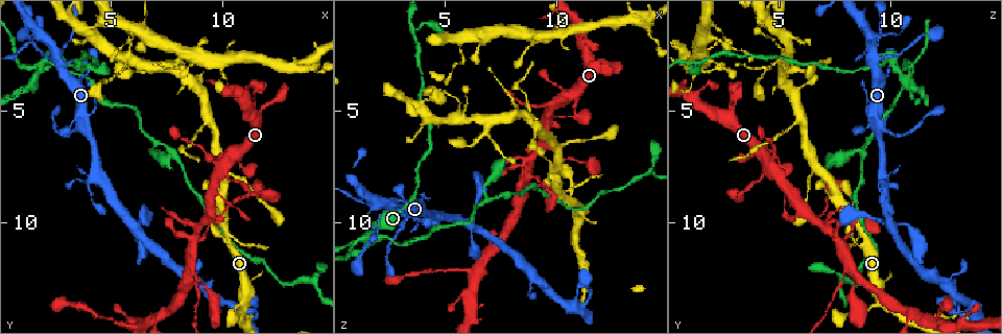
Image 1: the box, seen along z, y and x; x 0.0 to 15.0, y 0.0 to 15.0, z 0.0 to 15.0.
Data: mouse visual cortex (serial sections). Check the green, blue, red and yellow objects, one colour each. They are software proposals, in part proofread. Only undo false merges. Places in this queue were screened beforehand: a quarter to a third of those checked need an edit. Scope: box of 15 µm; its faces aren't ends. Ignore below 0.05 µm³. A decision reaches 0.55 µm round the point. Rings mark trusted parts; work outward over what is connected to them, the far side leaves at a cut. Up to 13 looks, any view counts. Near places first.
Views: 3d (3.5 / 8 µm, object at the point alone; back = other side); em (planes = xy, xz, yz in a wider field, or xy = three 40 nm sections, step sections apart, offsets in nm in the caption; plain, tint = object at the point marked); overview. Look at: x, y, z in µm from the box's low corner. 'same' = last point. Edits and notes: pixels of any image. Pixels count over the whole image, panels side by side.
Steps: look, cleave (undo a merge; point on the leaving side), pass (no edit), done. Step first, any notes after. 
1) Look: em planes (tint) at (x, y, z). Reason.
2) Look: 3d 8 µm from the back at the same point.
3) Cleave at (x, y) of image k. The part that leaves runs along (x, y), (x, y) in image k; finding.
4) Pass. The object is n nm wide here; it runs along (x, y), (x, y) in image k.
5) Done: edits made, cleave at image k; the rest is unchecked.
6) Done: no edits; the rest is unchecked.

Look: 3d 3.5 µm at (3.4, 5.9, 9.6). Calibre changes.

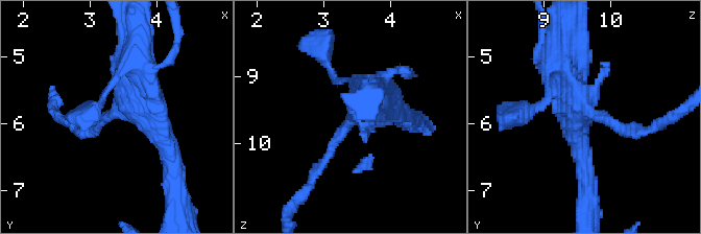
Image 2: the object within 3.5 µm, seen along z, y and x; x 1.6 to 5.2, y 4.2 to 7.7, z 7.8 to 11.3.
Look: em planes (tint) at (3.40, 5.85, 9.70).

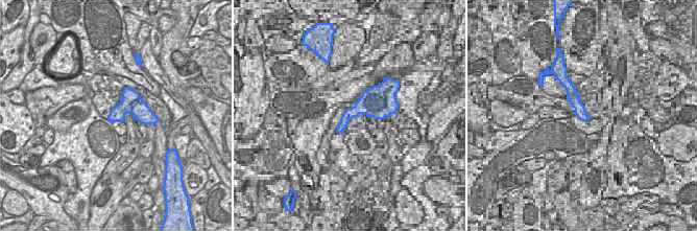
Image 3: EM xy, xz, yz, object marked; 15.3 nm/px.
Look: em xy step 5 (tint) at the same point.

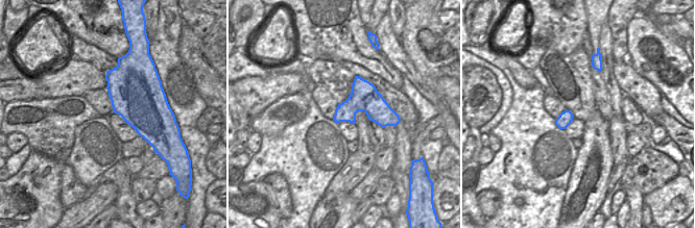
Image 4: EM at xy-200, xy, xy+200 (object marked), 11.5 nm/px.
Pass. The arms are 150, 400, 400 nm wide; it runs along (561, 67), (575, 102), (642, 132) in image 2; continuous, no second cell.

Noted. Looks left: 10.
Look: 3d 8 µm at (1.6, 3.4, 10.7). Four arms meet.

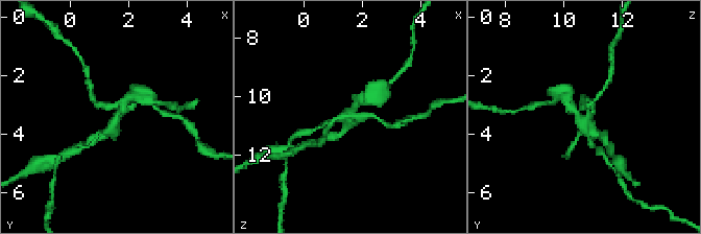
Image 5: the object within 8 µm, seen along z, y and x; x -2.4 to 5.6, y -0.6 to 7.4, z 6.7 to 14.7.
Look: 3d 3.5 µm at (1.6, 3.5, 10.7). Zoom in.

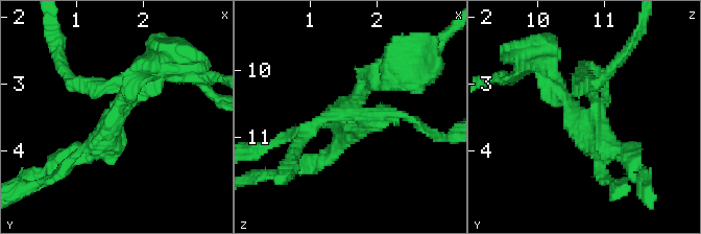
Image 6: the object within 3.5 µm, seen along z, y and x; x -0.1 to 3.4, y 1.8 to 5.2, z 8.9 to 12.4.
Look: em xy step 1 (tint) at (1.55, 3.50, 10.70). 4 arms meet here; the arms are 150, 250, 250, 250 nm wide.

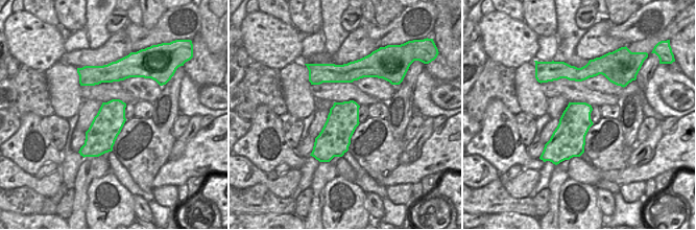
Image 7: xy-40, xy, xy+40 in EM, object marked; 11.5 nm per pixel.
Cleave at (360, 117) of image 6. The part that leaves runs along (351, 124), (405, 114), (428, 130) in image 6; a second cell is stuck on.

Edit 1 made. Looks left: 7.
Look: 3d 3.5 µm at (4.5, 7.9, 9.7). Calibre changes.

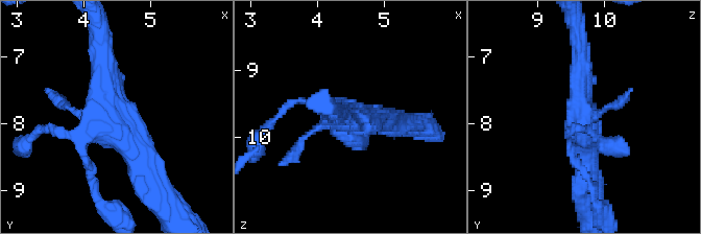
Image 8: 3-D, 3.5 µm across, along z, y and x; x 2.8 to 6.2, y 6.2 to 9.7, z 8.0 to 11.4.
Look: em xy step 2 (tint) at (4.40, 7.90, 9.70).

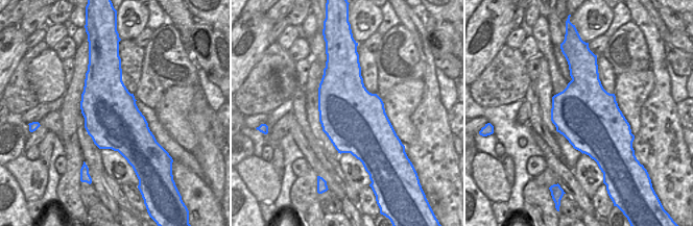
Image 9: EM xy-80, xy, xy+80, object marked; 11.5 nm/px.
Pass. It runs along (99, 49), (106, 113), (147, 178) in image 8; one cell here.

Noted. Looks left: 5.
Look: 3d 8 µm at (10.2, 7.7, 4.4). Four arms meet.

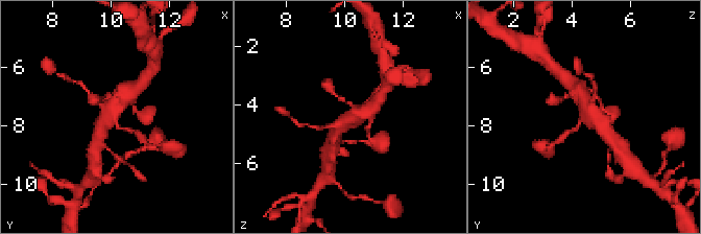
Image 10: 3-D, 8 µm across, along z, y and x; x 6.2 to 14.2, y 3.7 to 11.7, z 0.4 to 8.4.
Look: em xy step 2 (tint) at (10.1, 7.6, 4.4). 4 arms meet here; the arms are 150, 150, 450, 500 nm wide; shape alone is not enough.

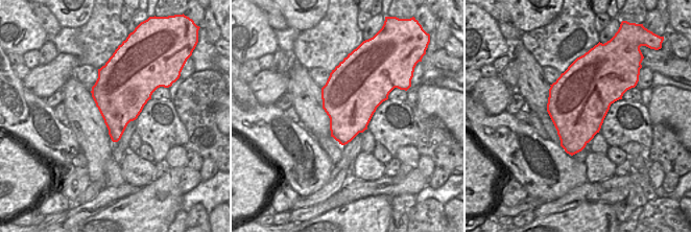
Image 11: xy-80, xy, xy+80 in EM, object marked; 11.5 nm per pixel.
Pass. The object is 650 nm wide here; it runs along (135, 89), (103, 119), (99, 132) in image 10; one cell here.

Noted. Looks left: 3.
Look: 3d 3.5 µm at (9.4, 9.7, 6.4). Side arm on a straight run.

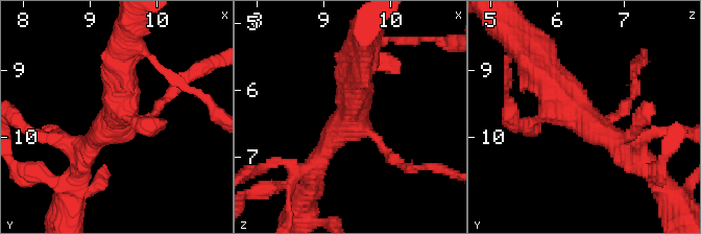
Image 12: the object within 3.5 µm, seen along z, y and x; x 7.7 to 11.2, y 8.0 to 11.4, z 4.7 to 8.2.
Look: em xy step 5 (tint) at (9.40, 9.75, 6.45). 3 arms meet here; the arms are 150, 300, 500 nm wide; need the tissue.

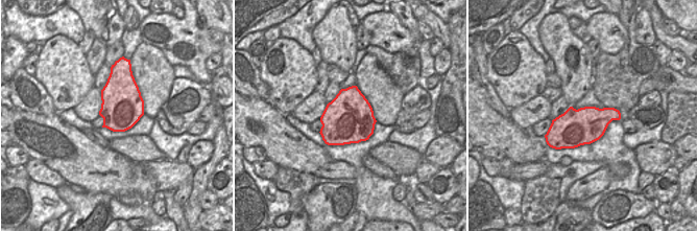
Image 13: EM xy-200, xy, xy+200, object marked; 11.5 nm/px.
Pass. It runs along (542, 70), (577, 115), (635, 154) in image 12; all the same cell.

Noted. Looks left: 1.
Done: edits made, cleave at image 6; the rest is unchecked.

